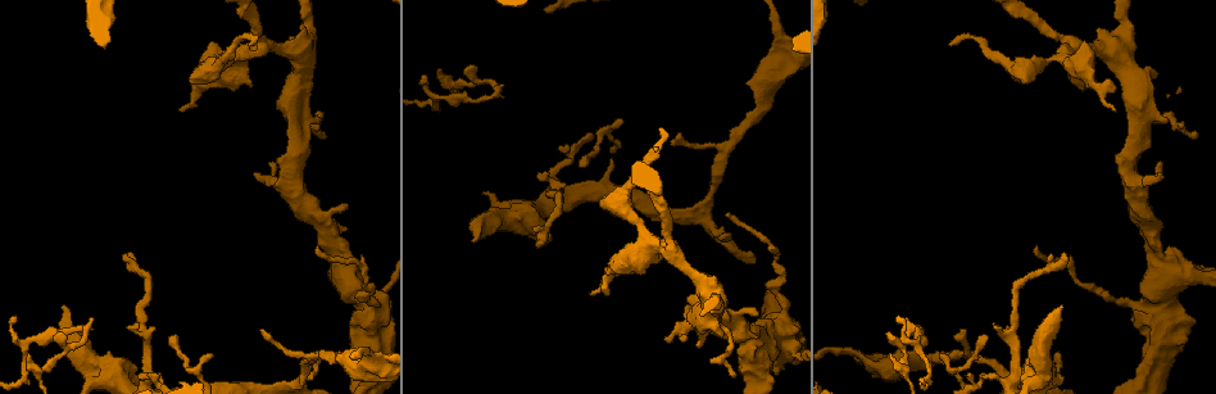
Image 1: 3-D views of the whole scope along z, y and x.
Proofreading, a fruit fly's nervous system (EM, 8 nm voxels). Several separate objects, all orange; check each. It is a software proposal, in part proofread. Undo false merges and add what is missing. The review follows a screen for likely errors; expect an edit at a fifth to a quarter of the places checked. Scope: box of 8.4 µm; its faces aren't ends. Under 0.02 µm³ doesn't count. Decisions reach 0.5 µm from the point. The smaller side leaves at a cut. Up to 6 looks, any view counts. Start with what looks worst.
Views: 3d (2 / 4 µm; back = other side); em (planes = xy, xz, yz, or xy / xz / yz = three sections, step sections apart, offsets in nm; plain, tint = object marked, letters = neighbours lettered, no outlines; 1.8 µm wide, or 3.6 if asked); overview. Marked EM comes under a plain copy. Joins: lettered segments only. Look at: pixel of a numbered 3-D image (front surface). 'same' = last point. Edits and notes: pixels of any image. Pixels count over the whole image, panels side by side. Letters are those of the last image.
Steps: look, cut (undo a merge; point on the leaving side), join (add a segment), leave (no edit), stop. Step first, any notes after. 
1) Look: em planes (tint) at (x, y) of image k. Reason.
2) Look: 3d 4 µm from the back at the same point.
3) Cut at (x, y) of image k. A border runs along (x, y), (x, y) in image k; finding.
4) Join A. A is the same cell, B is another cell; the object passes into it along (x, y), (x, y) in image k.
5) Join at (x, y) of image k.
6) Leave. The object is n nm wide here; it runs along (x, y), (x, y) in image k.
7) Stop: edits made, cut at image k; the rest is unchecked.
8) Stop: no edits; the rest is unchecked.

Look: 3d 4 µm at (655, 241) of image 1. Small branch off a trunk.

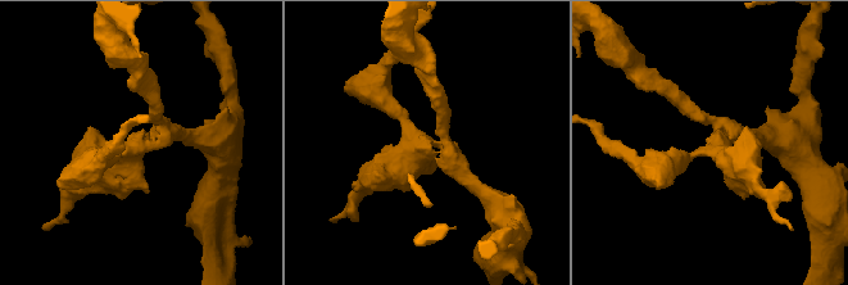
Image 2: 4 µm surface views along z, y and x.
Look: em planes (letters) at (428, 145) of image 2. 4 arms meet here; need the tissue.

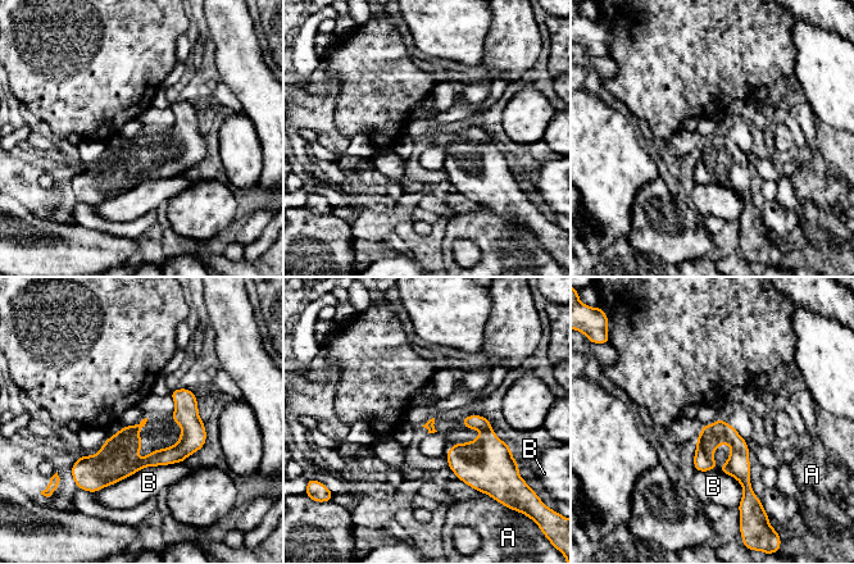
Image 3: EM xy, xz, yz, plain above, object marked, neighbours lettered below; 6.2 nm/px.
Leave. The object is 60 nm wide here; A and B are other cells; it runs along (190, 394), (173, 454), (81, 469) in image 3; continuous, no second neuron.

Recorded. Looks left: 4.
Look: em 3.6 µm xz step 8 (letters) at (1058, 356) of image 1. Thin end.

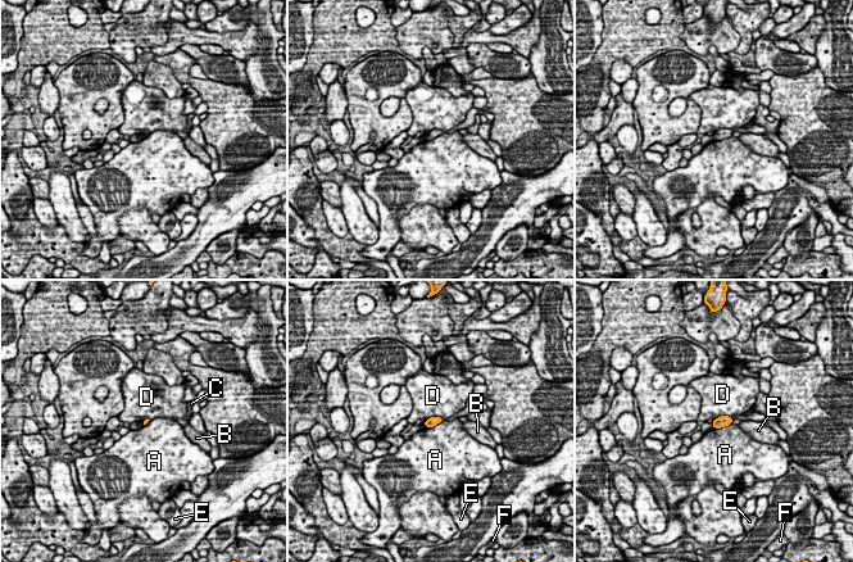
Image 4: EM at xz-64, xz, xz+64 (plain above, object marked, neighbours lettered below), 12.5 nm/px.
Leave. A, B, C, D, E and F are other cells; a border runs along (731, 422), (713, 427) in image 4; none of them fits.

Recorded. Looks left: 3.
Look: em 3.6 µm planes (letters) at (782, 328) of image 1. Looks like a crossing.

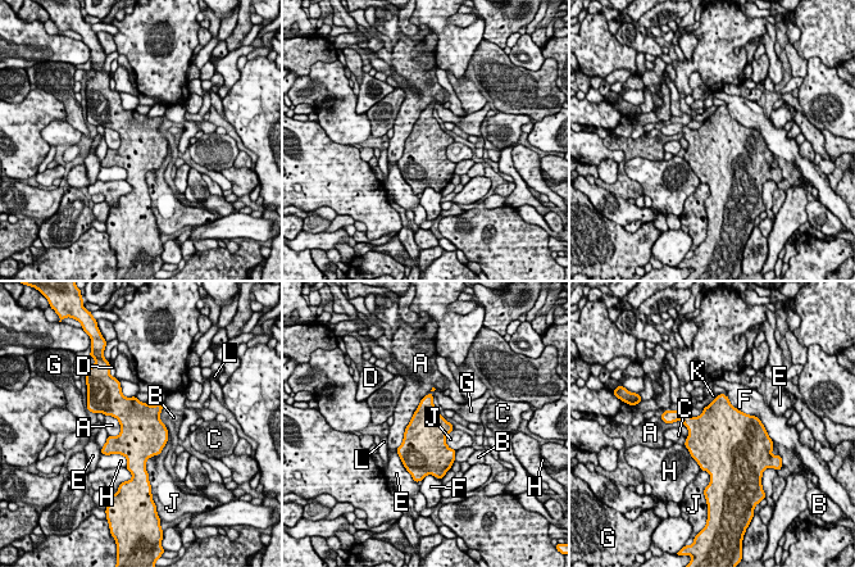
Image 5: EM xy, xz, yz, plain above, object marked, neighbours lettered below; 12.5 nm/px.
Leave. A, B, C, D, E, F, G, H, J, K and L are other cells; a border runs along (426, 395), (395, 449) in image 5; continuous, no second neuron.

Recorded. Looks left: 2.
Stop: no edits; the rest is unchecked.

